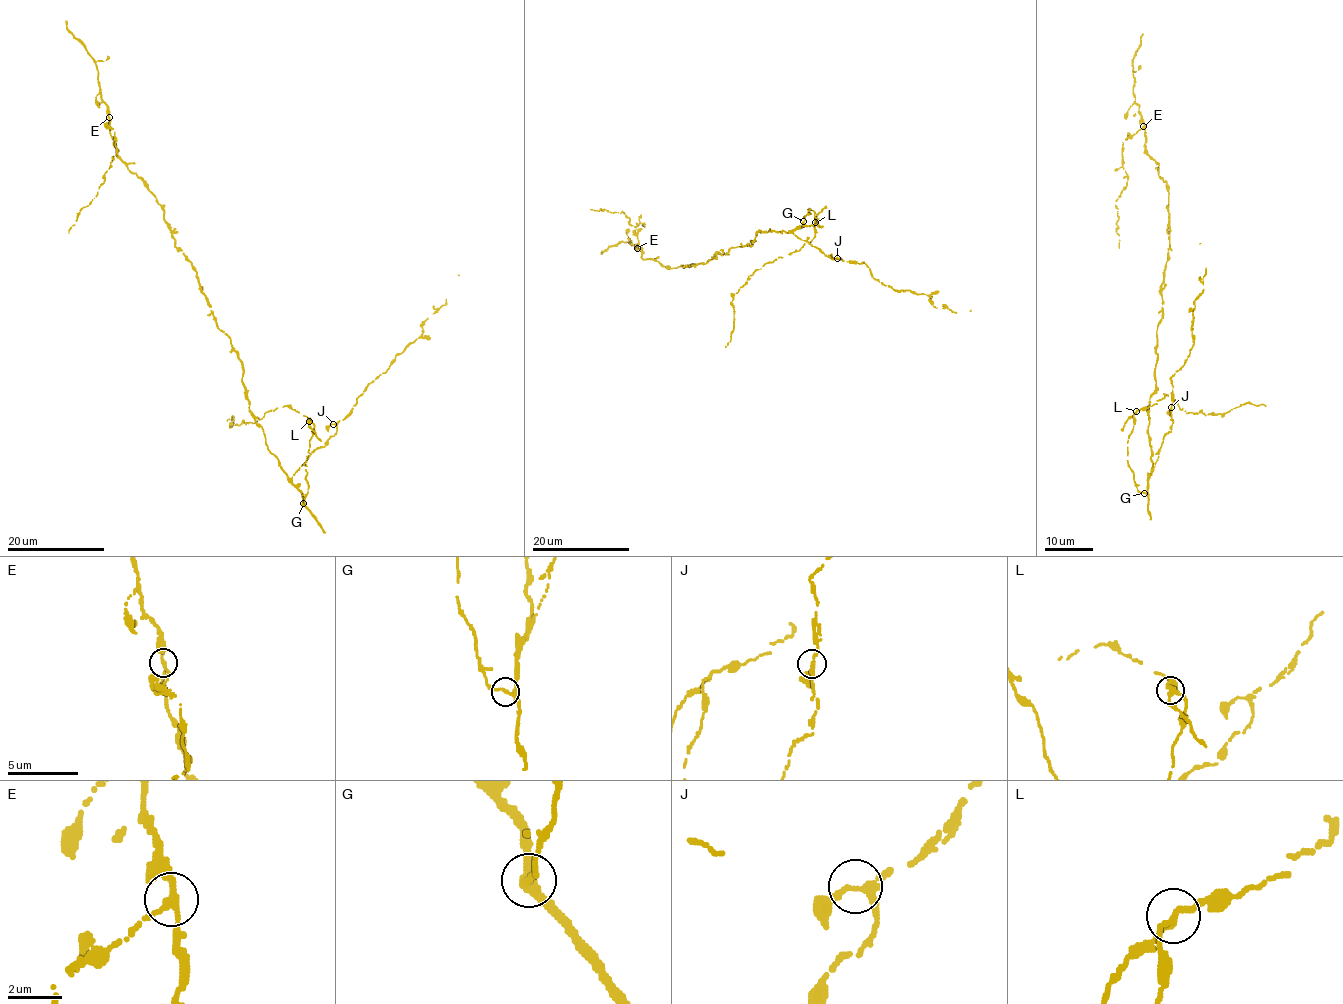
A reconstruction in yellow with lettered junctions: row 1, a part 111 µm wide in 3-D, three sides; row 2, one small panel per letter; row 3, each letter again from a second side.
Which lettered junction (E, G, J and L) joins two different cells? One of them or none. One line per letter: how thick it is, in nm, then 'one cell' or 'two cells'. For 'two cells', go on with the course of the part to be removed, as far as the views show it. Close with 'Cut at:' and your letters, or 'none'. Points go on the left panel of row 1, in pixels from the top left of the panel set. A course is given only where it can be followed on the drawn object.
E: 220 nm thick; two cells; foreign part runs (108, 118), (109, 125), (114, 131), (116, 154), (98, 193), (88, 206), (82, 208), (69, 232)
G: 200 nm thick; one cell
J: 200 nm thick; one cell
L: 240 nm thick; one cell
Cut at: E

